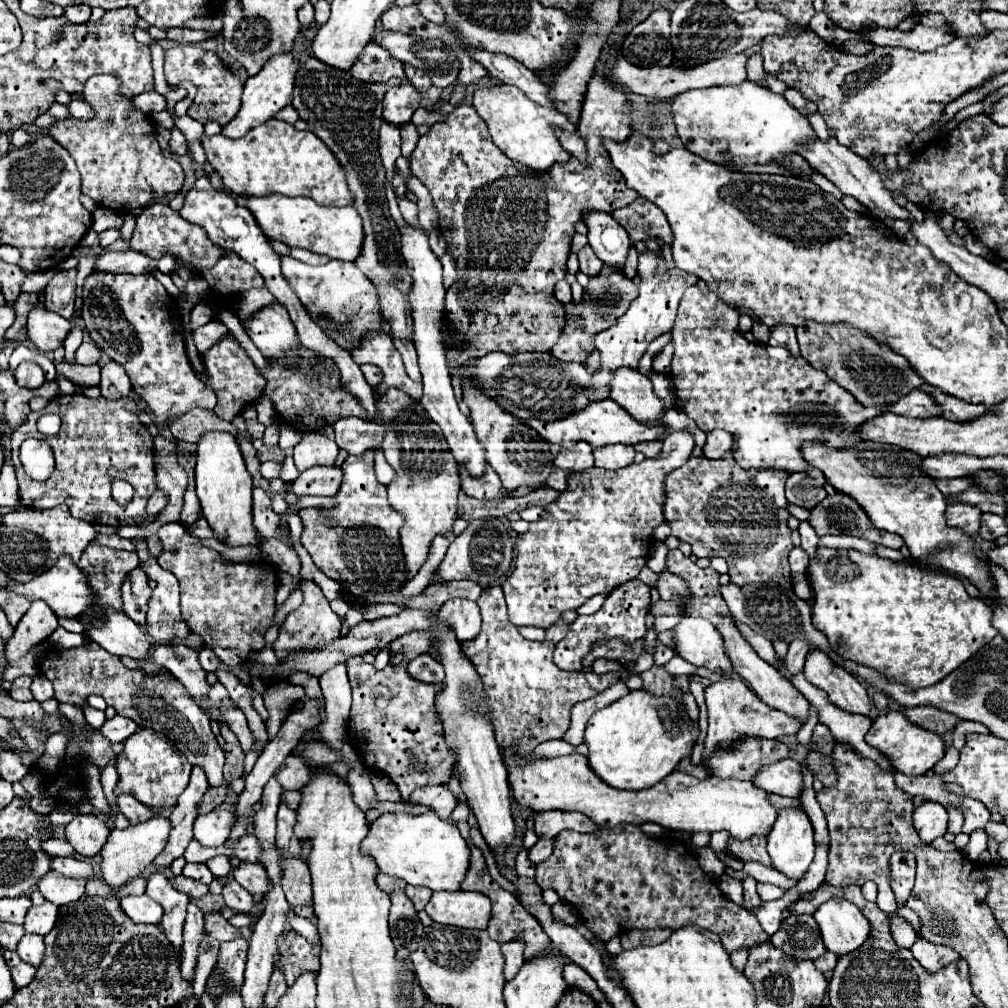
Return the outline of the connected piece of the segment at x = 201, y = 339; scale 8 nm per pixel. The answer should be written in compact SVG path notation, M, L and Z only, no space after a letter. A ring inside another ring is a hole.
M216 320L216 322L210 322L208 326L212 326L212 328L192 332L194 344L196 344L196 348L198 348L200 354L206 354L212 346L216 346L216 344L218 344L222 338L226 338L226 334L228 334L226 326L224 326L222 322L218 322L218 320Z

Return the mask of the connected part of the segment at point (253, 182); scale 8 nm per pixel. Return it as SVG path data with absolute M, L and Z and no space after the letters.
M268 120L260 124L258 128L250 130L244 138L230 140L224 138L222 134L218 136L202 136L202 146L206 150L208 162L212 168L222 176L224 186L234 192L234 194L248 194L248 196L268 196L268 194L284 194L284 196L308 196L318 204L324 206L350 206L352 204L352 194L346 186L342 168L338 168L338 160L330 150L312 134L310 130L296 130L292 124L280 122L280 120Z

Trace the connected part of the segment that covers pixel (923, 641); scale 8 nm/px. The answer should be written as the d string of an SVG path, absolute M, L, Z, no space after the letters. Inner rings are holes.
M834 550L832 558L818 554L808 570L816 592L812 622L816 630L826 634L830 648L842 654L844 660L870 666L882 672L884 678L904 682L908 688L918 690L940 682L998 634L992 626L992 608L980 598L970 598L964 584L952 574L904 566L876 554L866 556L852 550Z

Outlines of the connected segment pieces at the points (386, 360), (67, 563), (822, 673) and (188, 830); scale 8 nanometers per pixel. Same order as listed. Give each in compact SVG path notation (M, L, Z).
M386 332L366 334L360 346L352 350L352 358L356 364L374 364L384 372L384 382L376 388L378 392L388 388L398 388L410 394L414 400L422 398L422 382L414 382L408 378L402 364L402 356L394 348L390 334Z
M60 556L56 560L56 564L42 572L40 576L32 578L30 582L16 582L16 580L10 580L6 584L6 590L14 592L14 594L20 594L24 598L28 598L30 602L34 600L44 600L46 604L50 604L50 608L58 614L58 616L64 616L64 618L78 618L94 600L94 594L86 582L86 576L78 570L78 566L72 562L72 558L66 558L66 556Z
M810 650L806 656L806 680L826 692L828 702L852 714L870 714L870 698L864 686L842 666L834 664L822 650Z
M194 766L192 768L192 776L190 776L190 784L180 794L178 804L172 810L172 816L170 816L172 830L170 830L168 844L162 850L162 854L158 854L154 858L154 866L156 868L168 868L176 858L180 858L184 854L186 846L192 840L192 824L194 824L194 820L198 816L196 808L198 808L202 796L206 794L208 786L210 784L208 784L206 774L202 772L202 768Z

